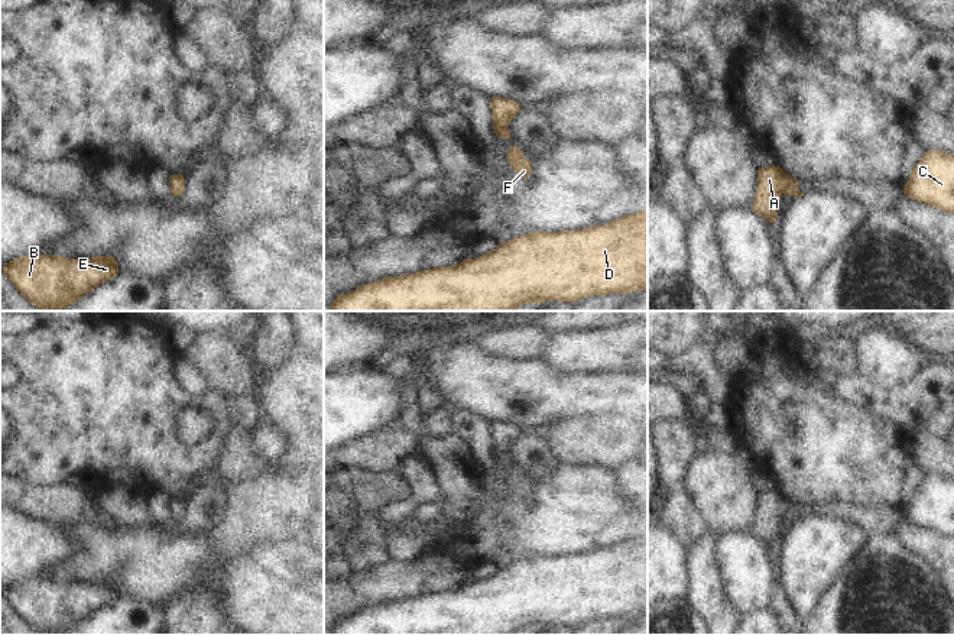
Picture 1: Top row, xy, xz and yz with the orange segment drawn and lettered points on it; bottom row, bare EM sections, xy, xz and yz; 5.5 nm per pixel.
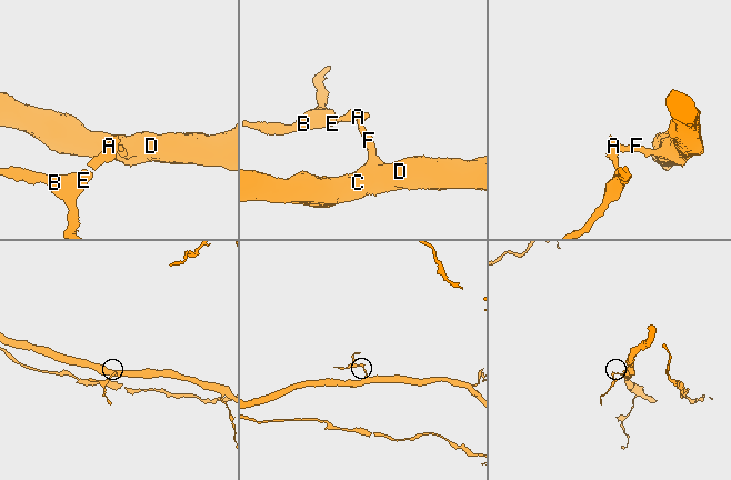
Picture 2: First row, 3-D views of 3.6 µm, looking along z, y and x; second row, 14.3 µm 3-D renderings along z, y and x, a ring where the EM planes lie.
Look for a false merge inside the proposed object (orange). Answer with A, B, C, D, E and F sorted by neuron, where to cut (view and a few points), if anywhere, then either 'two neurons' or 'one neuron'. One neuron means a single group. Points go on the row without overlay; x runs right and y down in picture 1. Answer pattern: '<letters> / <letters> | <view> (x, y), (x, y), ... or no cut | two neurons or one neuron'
A B C D E F | no cut | one neuron

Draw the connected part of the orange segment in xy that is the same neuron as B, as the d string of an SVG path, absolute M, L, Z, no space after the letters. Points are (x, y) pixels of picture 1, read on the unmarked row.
M40 577L16 581L0 594L40 635L61 635L120 596L111 580L71 583Z

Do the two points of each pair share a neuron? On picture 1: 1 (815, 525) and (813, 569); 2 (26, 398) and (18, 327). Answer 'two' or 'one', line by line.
1: one
2: two

